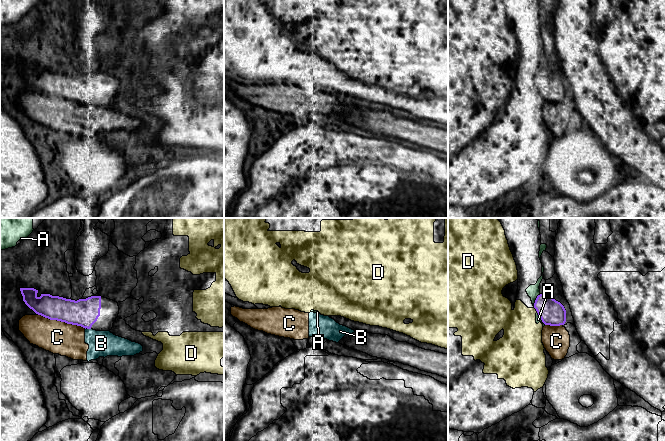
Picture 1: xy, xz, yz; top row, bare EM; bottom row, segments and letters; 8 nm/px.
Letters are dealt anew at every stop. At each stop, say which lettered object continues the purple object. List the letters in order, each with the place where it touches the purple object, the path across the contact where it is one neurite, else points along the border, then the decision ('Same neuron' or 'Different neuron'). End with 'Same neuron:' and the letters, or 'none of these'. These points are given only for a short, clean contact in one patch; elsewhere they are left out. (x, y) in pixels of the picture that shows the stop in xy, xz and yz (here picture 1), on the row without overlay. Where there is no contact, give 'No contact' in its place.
A: Touches purple at yz (535, 76). Different neuron
B: Touches purple at xy (87, 104). Boundary: xy (90, 104), (85, 105). Different neuron
C: Touches purple at xy (62, 97). Different neuron
D: Touches purple at yz (536, 86). Different neuron
Same neuron: none of these

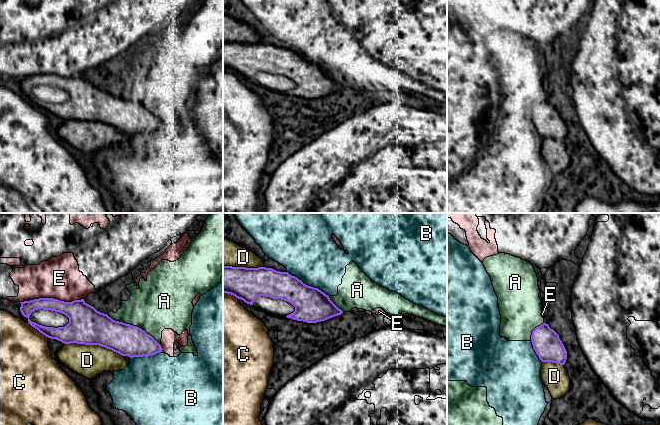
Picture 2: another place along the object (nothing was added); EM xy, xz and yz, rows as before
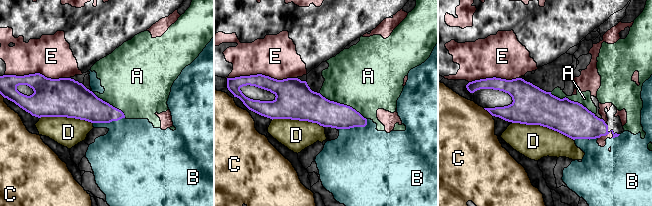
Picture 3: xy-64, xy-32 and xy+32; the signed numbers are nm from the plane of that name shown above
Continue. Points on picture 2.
A: Touches purple at xy (132, 101). Different neuron
B: Touches purple at xz (307, 61). Different neuron
C: Touches purple at xy (38, 106). Different neuron
D: Touches purple at xy (94, 120). Different neuron
E: Touches purple at xy (51, 74). Different neuron
Same neuron: none of these

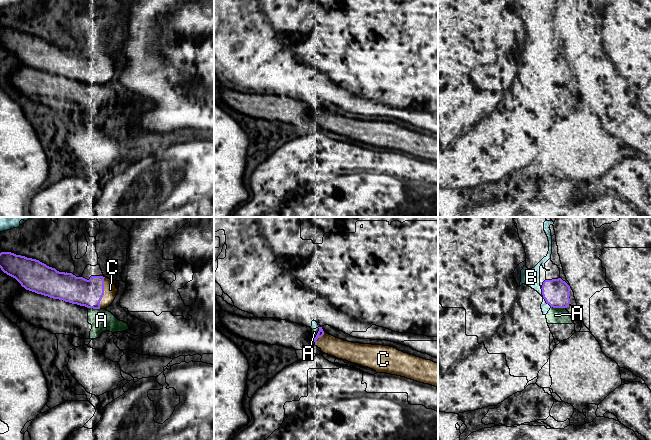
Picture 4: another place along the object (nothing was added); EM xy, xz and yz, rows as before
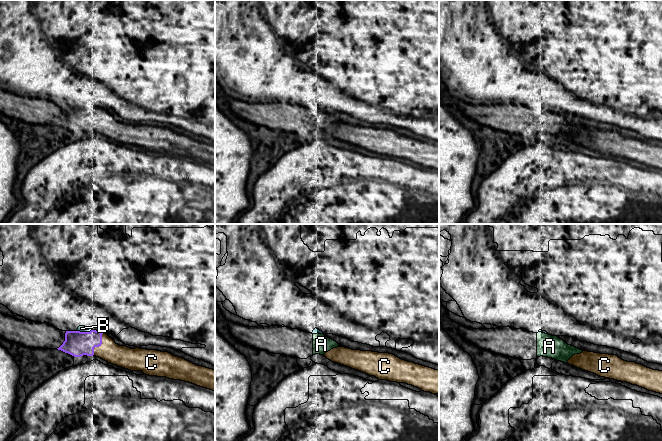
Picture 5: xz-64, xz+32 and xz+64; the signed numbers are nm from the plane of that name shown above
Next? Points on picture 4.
A: Touches purple at xz (316, 112). Boundary: xz (318, 103), (314, 120). Different neuron
B: Touches purple at yz (543, 73). Different neuron
C: Touches purple at xy (103, 69). Path across: xy (77, 66), (86, 69), (103, 69), (110, 65). Same neuron
Same neuron: C

